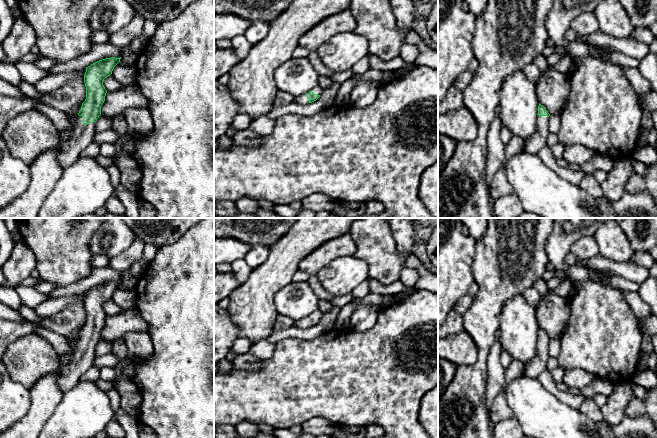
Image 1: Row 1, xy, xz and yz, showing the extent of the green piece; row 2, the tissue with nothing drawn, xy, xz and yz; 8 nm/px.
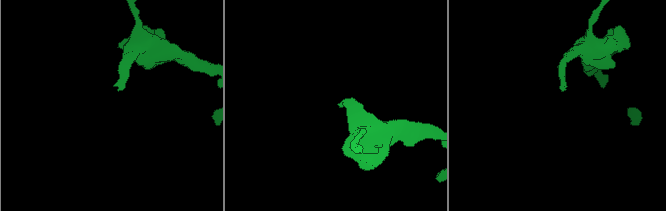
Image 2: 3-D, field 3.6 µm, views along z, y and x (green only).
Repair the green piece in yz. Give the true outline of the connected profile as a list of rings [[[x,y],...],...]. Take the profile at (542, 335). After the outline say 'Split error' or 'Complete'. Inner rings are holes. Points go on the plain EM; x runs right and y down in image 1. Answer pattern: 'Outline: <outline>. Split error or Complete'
Outline: [[[539,327],[536,353],[526,367],[526,375],[533,379],[538,379],[539,375],[546,370],[546,365],[550,359],[548,353],[550,338],[546,332]]]. Split error

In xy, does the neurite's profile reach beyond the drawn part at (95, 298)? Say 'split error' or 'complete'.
split error

